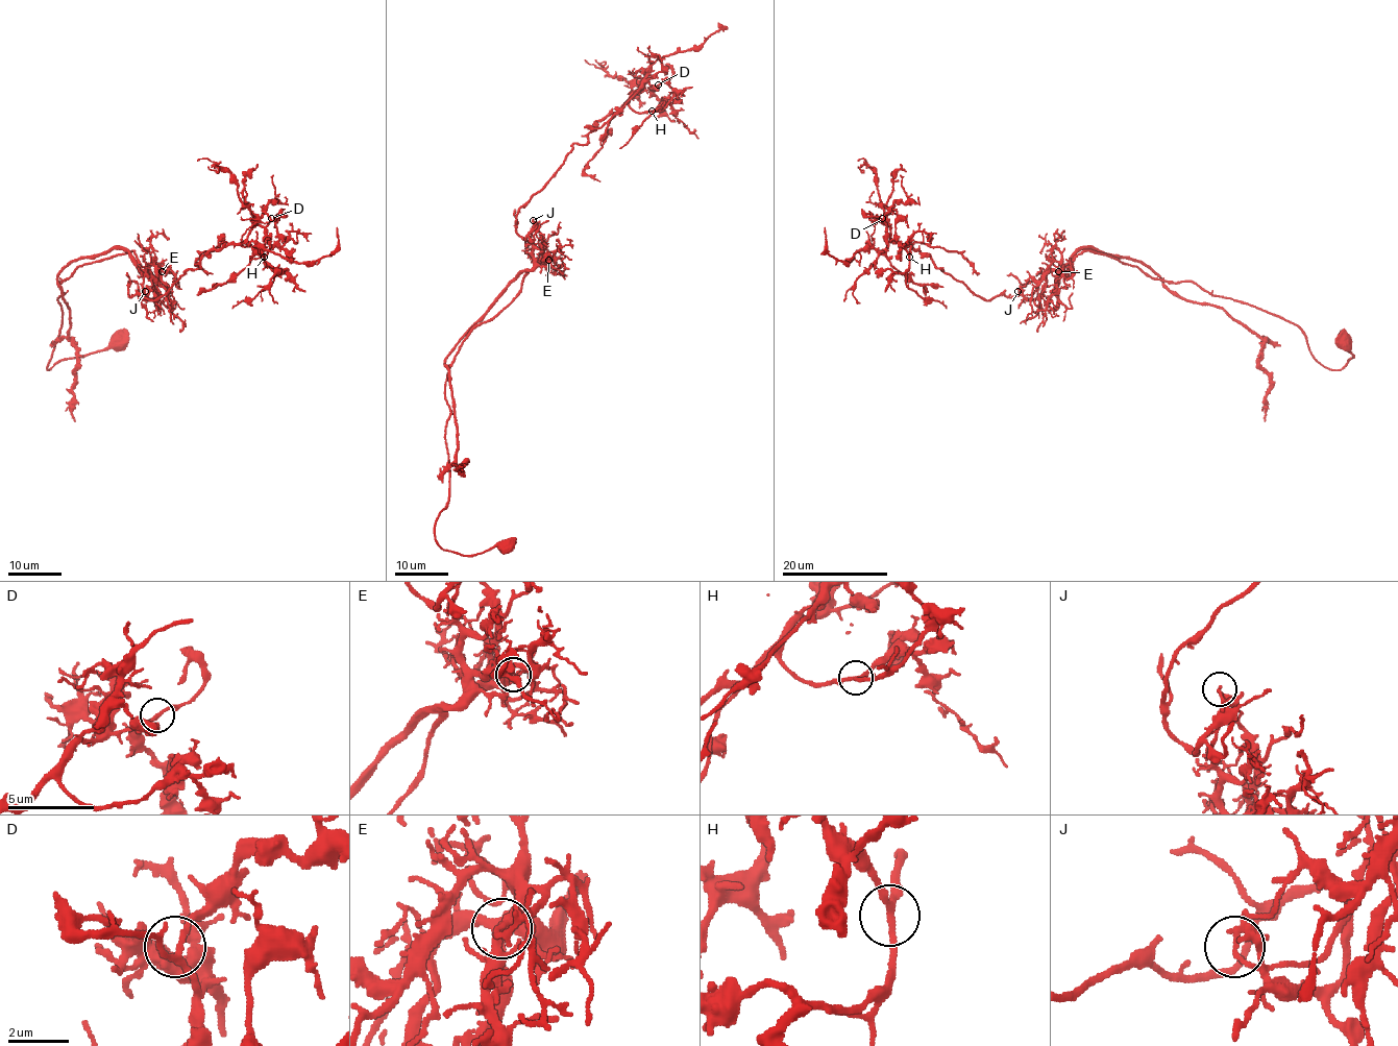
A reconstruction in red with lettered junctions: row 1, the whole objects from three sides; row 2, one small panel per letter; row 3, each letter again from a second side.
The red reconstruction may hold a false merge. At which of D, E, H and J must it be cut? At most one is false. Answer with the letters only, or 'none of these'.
J

